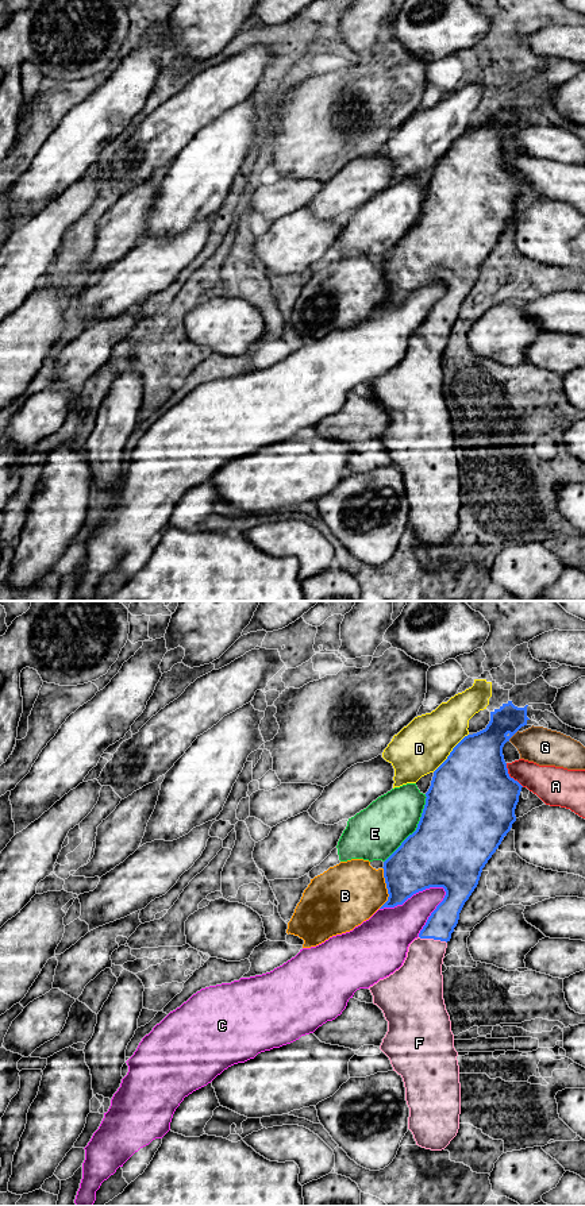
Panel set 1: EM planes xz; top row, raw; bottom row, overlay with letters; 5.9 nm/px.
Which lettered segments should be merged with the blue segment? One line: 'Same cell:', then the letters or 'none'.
Same cell: F

